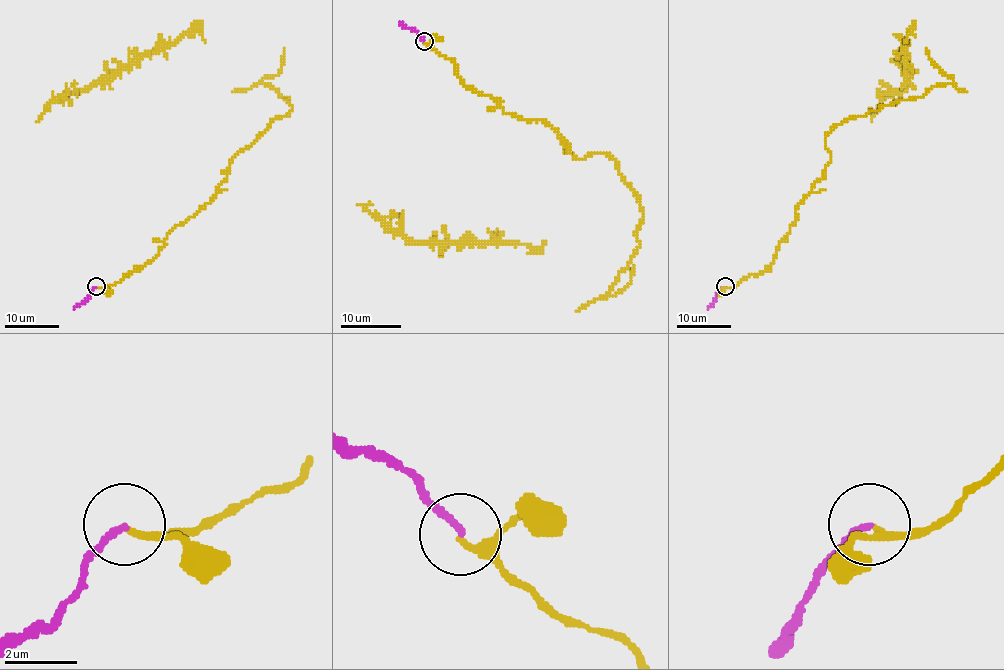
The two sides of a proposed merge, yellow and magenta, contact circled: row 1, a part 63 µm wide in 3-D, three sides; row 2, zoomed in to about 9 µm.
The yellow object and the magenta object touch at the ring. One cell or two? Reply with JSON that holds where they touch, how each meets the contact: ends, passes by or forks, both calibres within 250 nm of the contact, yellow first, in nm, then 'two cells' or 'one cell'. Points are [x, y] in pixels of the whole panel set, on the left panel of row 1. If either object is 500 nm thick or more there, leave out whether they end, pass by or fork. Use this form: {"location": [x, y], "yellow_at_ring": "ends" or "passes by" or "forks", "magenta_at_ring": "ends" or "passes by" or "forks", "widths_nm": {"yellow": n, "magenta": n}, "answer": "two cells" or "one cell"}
{"location": [96, 286], "yellow_at_ring": "ends", "magenta_at_ring": "ends", "widths_nm": {"yellow": 170, "magenta": 180}, "answer": "one cell"}

